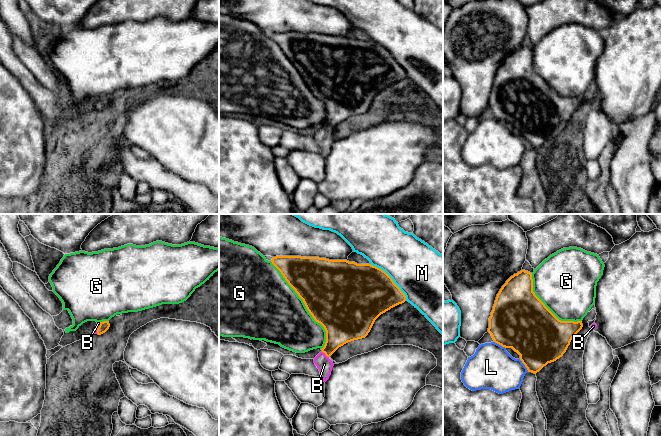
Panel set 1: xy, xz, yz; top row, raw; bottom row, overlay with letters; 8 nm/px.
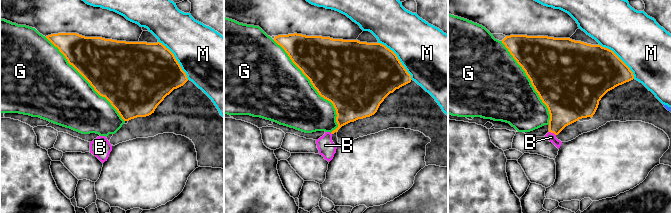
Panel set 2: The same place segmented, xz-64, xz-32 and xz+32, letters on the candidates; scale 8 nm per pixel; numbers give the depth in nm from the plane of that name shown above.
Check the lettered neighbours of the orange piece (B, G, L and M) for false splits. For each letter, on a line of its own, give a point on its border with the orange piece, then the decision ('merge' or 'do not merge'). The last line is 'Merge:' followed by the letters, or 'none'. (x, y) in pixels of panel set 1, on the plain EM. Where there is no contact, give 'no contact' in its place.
B: xz (325, 130) | merge
G: xz (305, 81) | do not merge
L: yz (500, 120) | do not merge
M: xz (391, 55) | do not merge
Merge: B

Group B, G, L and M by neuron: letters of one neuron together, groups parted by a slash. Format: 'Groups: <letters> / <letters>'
Groups: B / G / L / M

